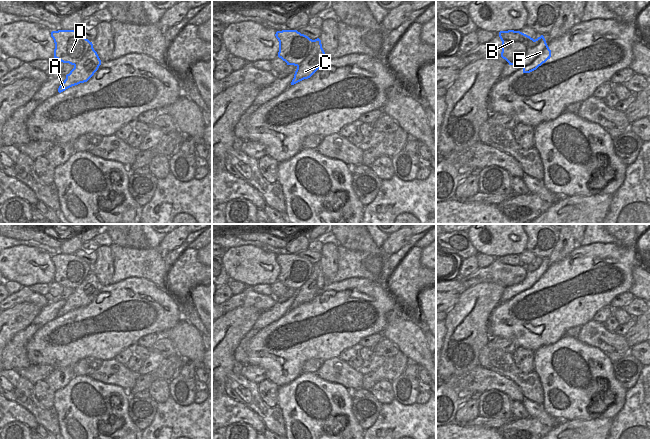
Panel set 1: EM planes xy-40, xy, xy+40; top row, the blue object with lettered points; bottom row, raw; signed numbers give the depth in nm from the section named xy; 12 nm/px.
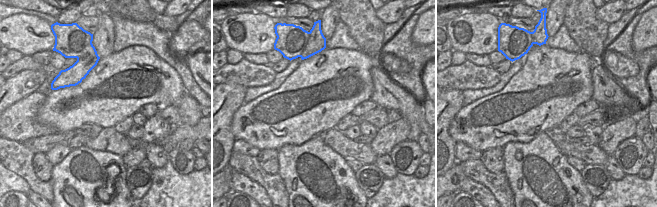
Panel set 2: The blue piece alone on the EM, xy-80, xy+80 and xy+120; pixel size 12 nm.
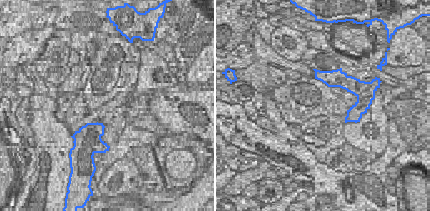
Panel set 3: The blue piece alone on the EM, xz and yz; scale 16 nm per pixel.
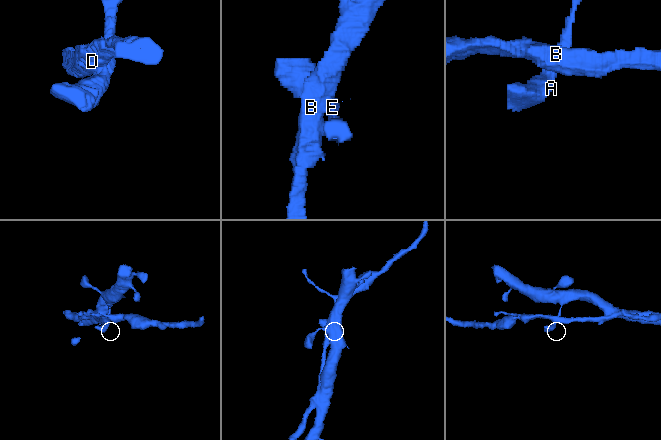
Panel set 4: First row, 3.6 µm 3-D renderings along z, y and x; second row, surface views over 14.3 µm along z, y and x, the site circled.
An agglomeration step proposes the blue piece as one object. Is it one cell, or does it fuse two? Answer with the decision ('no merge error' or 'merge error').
merge error

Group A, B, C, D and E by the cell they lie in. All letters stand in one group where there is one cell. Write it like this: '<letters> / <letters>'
A C E / B D

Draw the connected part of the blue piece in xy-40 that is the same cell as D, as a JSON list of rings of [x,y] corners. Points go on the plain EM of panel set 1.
[[[75,254],[52,255],[51,261],[55,267],[54,282],[71,289],[82,283],[92,267]]]

